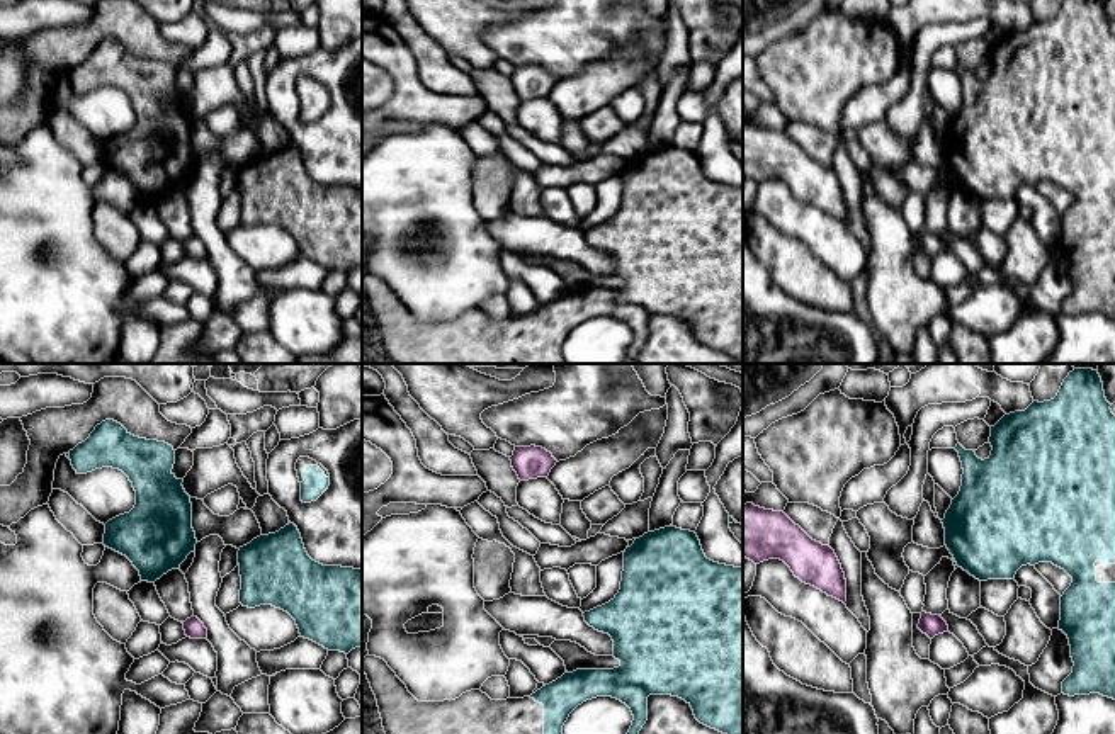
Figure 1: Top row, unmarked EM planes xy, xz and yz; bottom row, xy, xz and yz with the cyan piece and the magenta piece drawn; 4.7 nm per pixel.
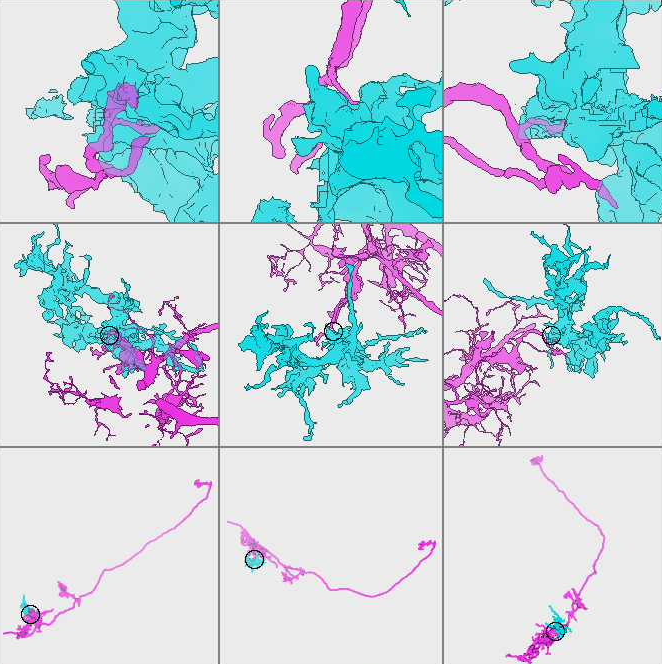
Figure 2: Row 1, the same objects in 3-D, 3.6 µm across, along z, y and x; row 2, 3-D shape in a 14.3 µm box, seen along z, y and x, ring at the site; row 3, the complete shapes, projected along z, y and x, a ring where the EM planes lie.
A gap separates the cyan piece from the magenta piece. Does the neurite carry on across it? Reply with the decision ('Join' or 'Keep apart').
Keep apart

